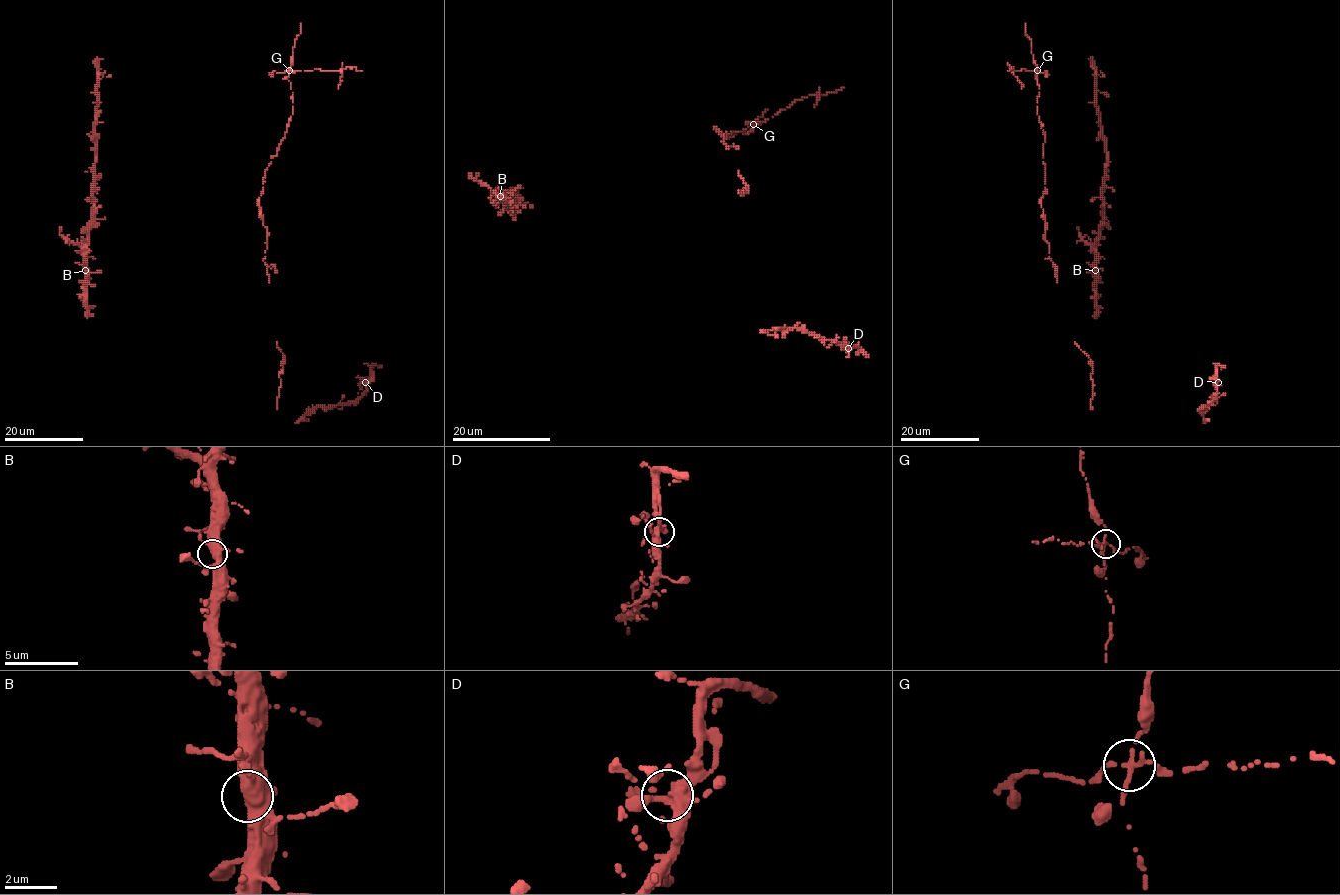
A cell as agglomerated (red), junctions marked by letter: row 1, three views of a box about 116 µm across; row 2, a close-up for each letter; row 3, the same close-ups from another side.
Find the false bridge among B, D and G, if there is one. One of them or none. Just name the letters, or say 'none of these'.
G

